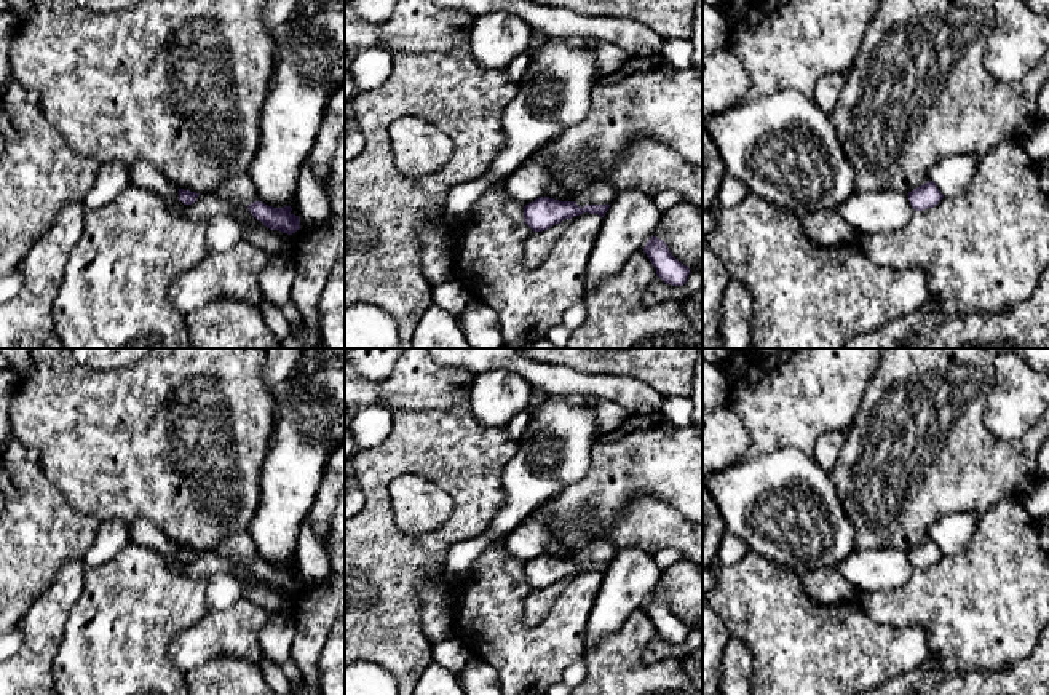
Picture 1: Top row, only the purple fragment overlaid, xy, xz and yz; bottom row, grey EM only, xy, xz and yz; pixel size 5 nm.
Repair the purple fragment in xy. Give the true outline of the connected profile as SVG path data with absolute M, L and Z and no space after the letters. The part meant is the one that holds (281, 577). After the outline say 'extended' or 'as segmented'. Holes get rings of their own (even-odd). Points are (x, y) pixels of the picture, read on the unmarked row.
M259 558L251 561L247 566L249 570L270 588L279 588L287 593L292 593L300 588L299 574L291 570L291 564L273 566Z | as segmented

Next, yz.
M928 538L926 542L908 550L908 558L915 569L934 566L942 556L944 553L932 538Z | as segmented

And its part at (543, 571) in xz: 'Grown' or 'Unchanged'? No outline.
Unchanged

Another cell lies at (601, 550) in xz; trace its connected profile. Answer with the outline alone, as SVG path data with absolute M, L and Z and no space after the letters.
M610 538L591 540L580 548L573 559L583 566L586 562L610 562L616 556L618 548Z

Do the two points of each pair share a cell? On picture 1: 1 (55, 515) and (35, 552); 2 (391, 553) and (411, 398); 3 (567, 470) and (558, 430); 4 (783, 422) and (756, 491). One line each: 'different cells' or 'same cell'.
1: same cell
2: different cells
3: same cell
4: different cells

